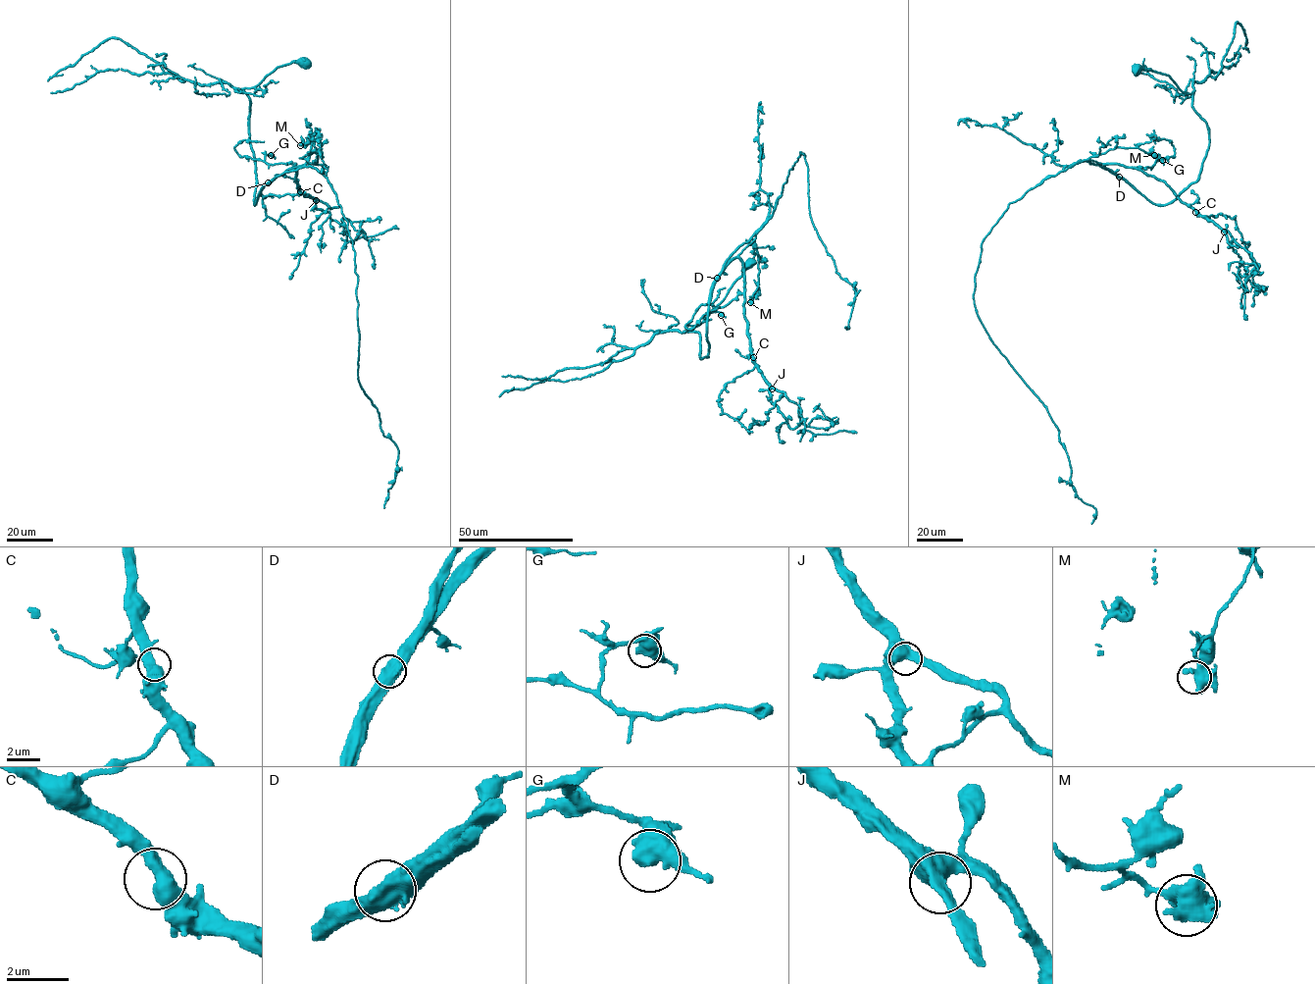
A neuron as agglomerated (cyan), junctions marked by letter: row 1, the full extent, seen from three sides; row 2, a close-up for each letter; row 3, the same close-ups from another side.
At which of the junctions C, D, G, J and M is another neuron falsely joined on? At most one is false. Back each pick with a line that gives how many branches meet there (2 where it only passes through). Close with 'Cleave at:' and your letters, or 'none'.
D: branches 2
Cleave at: D

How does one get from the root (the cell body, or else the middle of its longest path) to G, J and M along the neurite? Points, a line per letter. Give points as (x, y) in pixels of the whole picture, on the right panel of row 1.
G: (1137, 71), (1166, 74), (1192, 95), (1208, 133), (1201, 172), (1155, 205), (1104, 165), (1162, 160)
J: (1137, 71), (1192, 95), (1208, 133), (1202, 170), (1155, 205), (1105, 167), (1162, 180), (1224, 232)
M: (1137, 71), (1166, 74), (1192, 95), (1209, 139), (1198, 179), (1155, 205), (1088, 159), (1117, 147), (1154, 155)

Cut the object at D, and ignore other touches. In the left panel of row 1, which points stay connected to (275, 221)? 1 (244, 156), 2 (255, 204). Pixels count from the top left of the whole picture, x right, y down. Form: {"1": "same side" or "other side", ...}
{"1": "same side", "2": "other side"}

